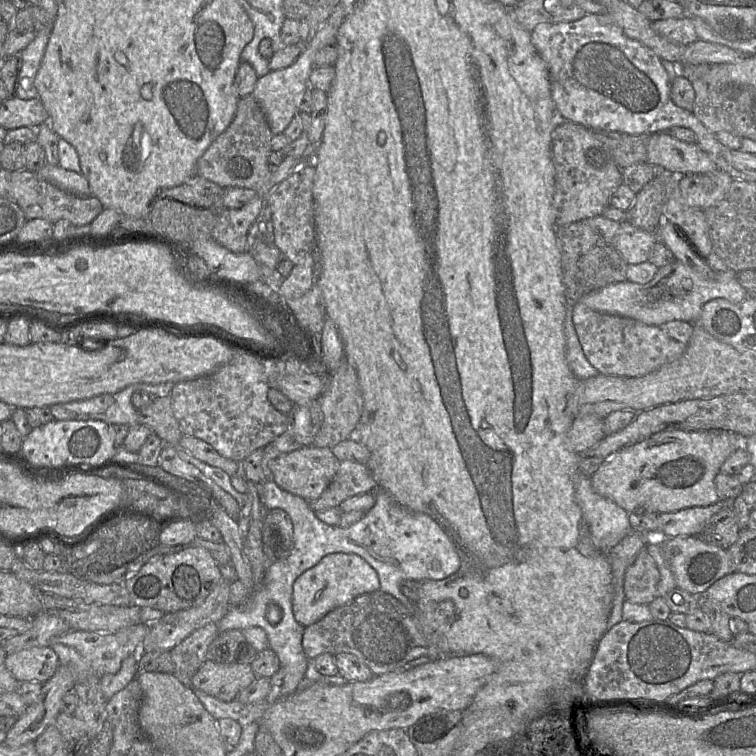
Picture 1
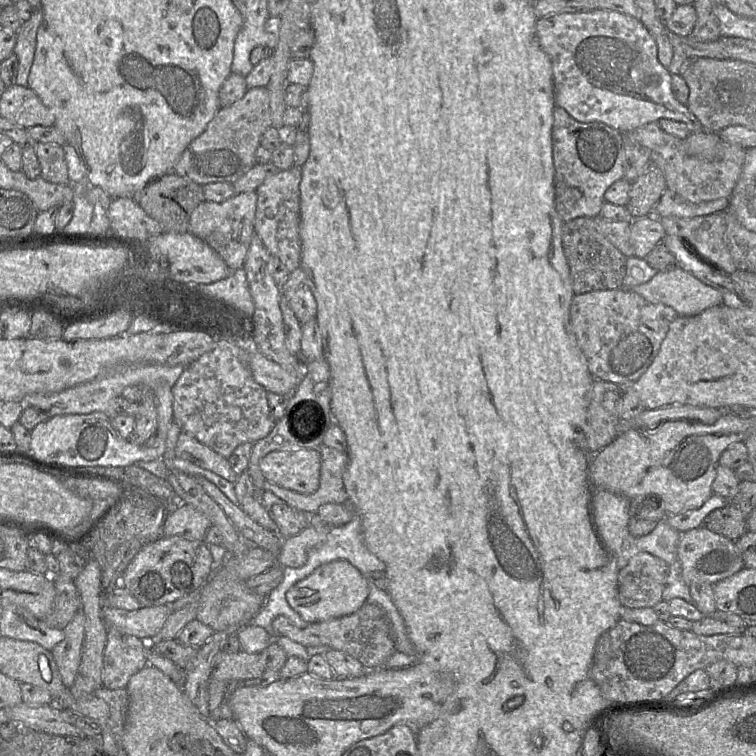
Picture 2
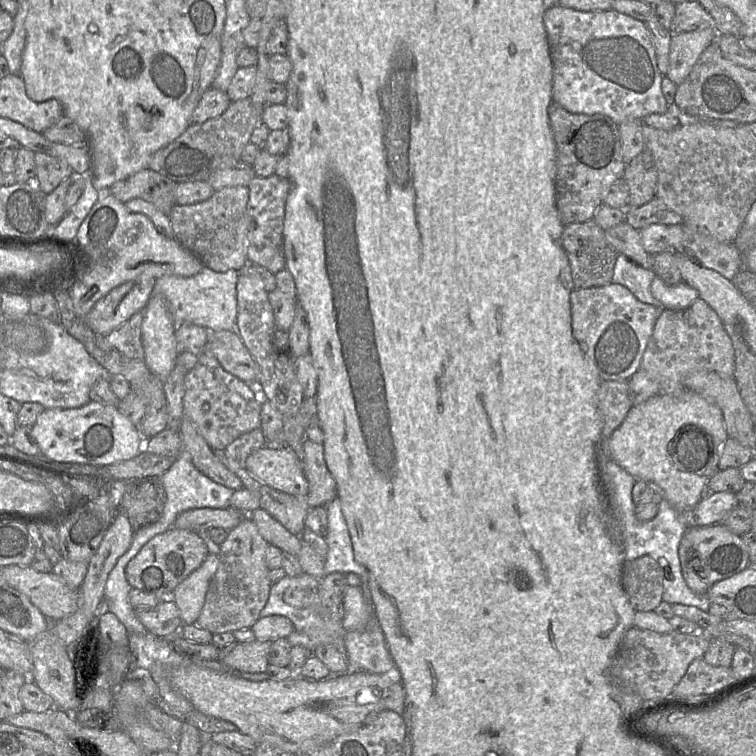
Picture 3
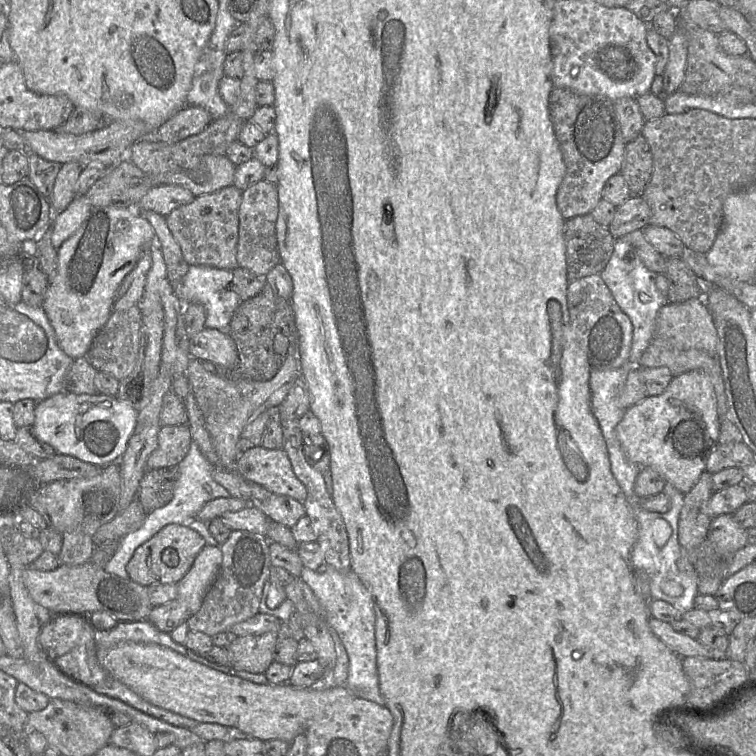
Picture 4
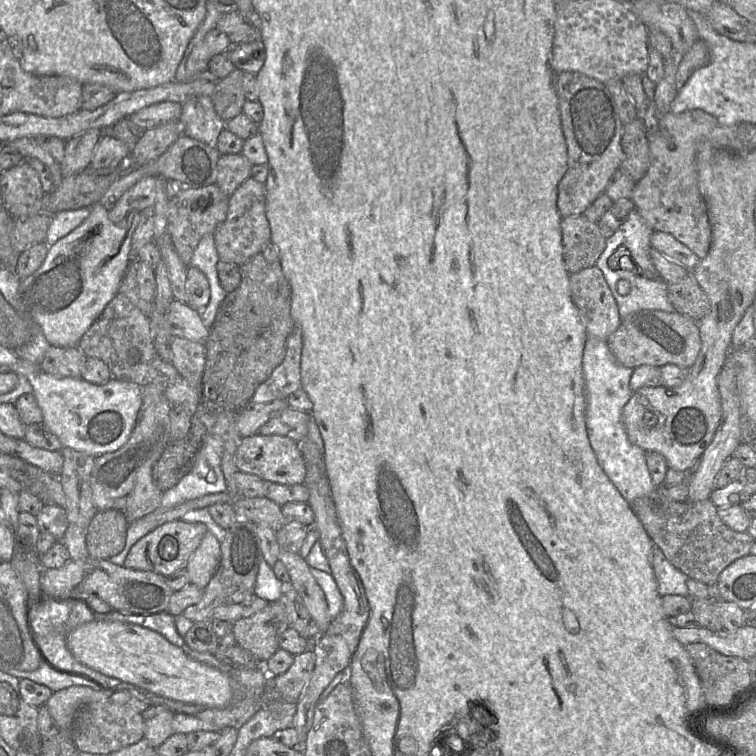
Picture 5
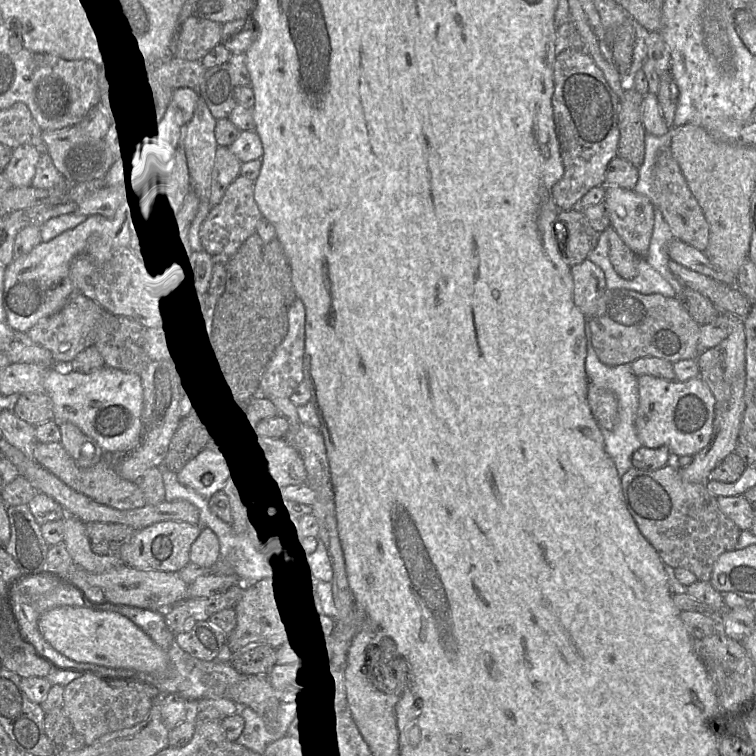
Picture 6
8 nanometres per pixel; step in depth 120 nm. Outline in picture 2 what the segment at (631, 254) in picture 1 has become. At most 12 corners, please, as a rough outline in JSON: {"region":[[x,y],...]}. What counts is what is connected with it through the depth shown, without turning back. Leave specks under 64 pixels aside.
{"region":[[654,215],[633,219],[634,256],[646,258],[666,236]]}

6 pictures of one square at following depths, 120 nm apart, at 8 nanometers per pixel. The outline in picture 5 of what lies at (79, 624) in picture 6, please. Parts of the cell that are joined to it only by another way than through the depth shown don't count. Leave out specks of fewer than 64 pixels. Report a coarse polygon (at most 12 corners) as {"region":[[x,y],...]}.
{"region":[[94,619],[67,647],[89,668],[205,708],[234,699],[229,672],[159,633]]}

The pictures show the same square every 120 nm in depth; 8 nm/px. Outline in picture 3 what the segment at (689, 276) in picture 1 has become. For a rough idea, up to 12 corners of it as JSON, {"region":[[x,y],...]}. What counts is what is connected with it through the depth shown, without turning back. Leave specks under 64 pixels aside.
{"region":[[657,276],[653,297],[672,310],[687,308],[699,298],[685,282],[669,285]]}

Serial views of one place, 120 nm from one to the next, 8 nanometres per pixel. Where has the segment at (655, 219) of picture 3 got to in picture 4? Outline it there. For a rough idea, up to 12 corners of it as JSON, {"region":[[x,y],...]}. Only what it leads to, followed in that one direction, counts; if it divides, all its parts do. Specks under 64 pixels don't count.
{"region":[[641,196],[616,207],[608,230],[617,239],[649,225]]}

